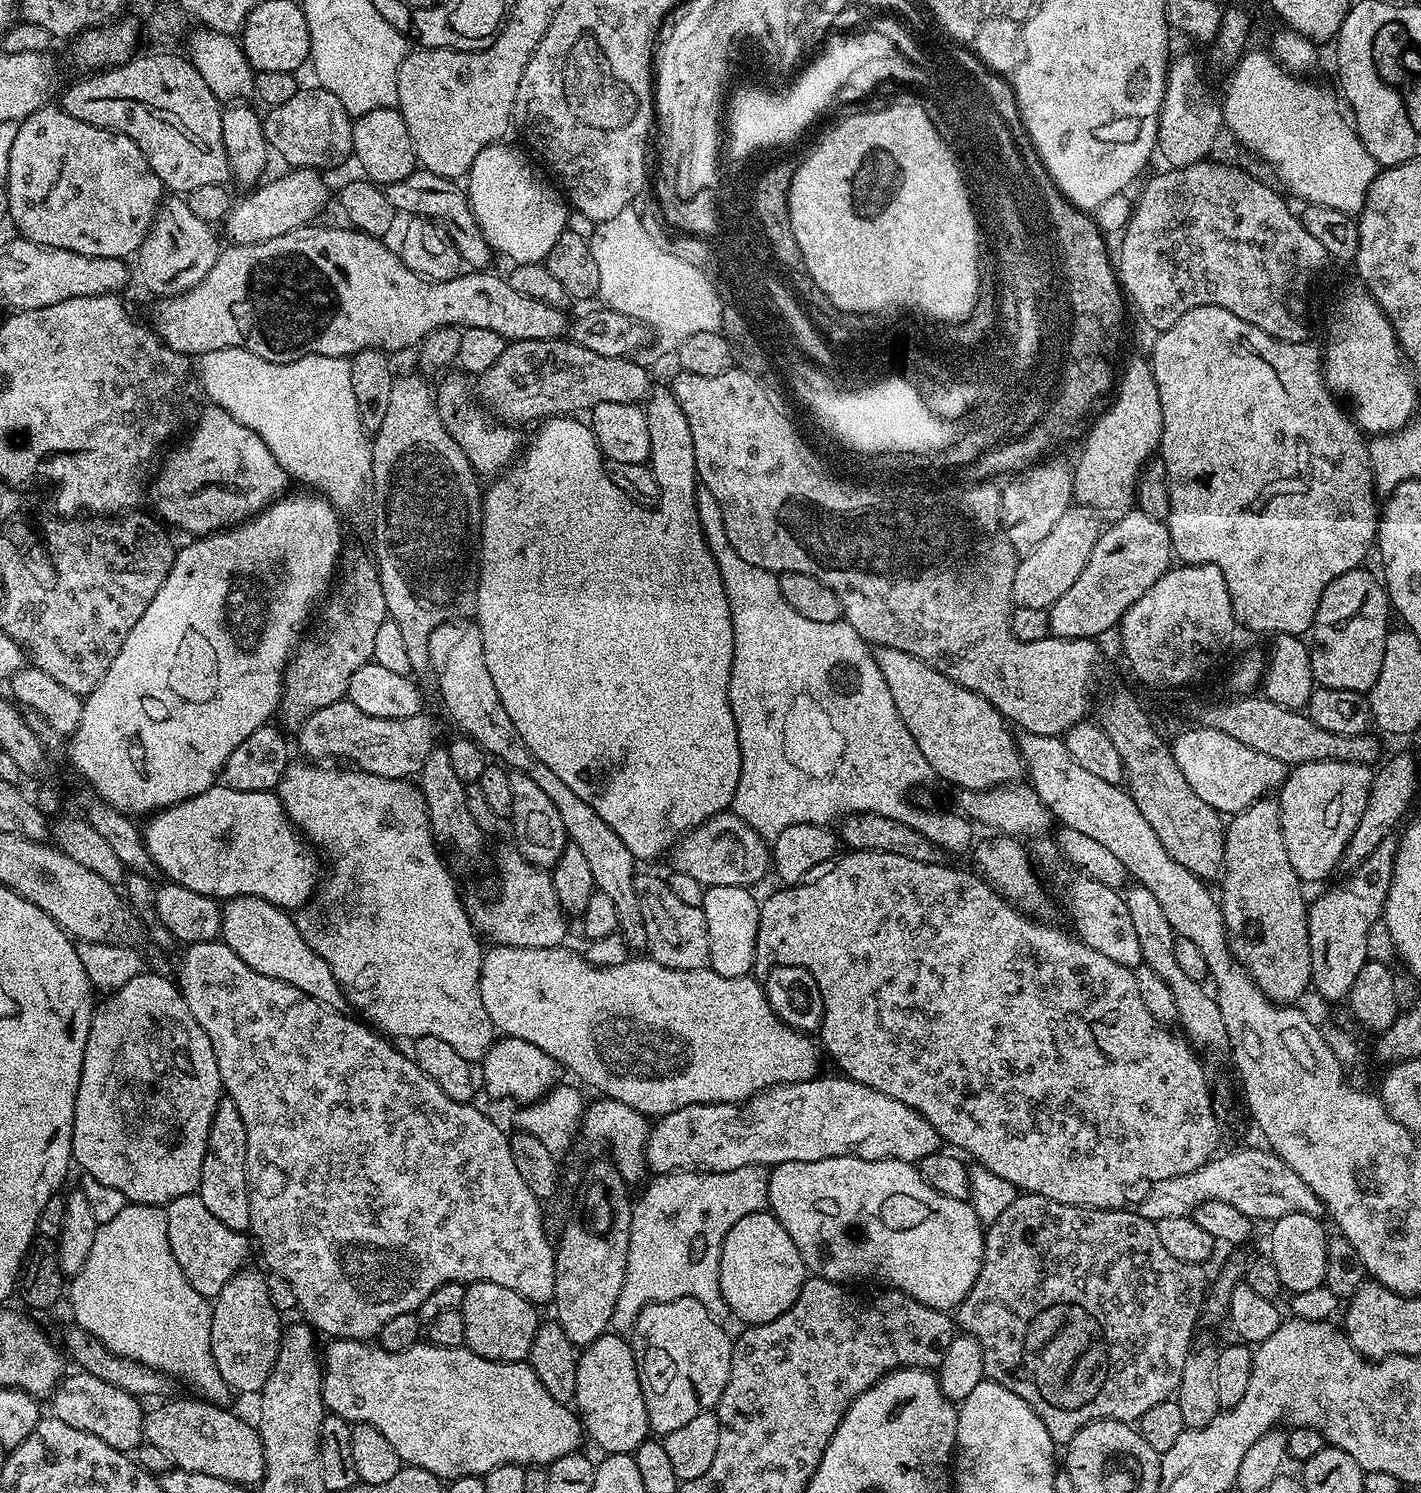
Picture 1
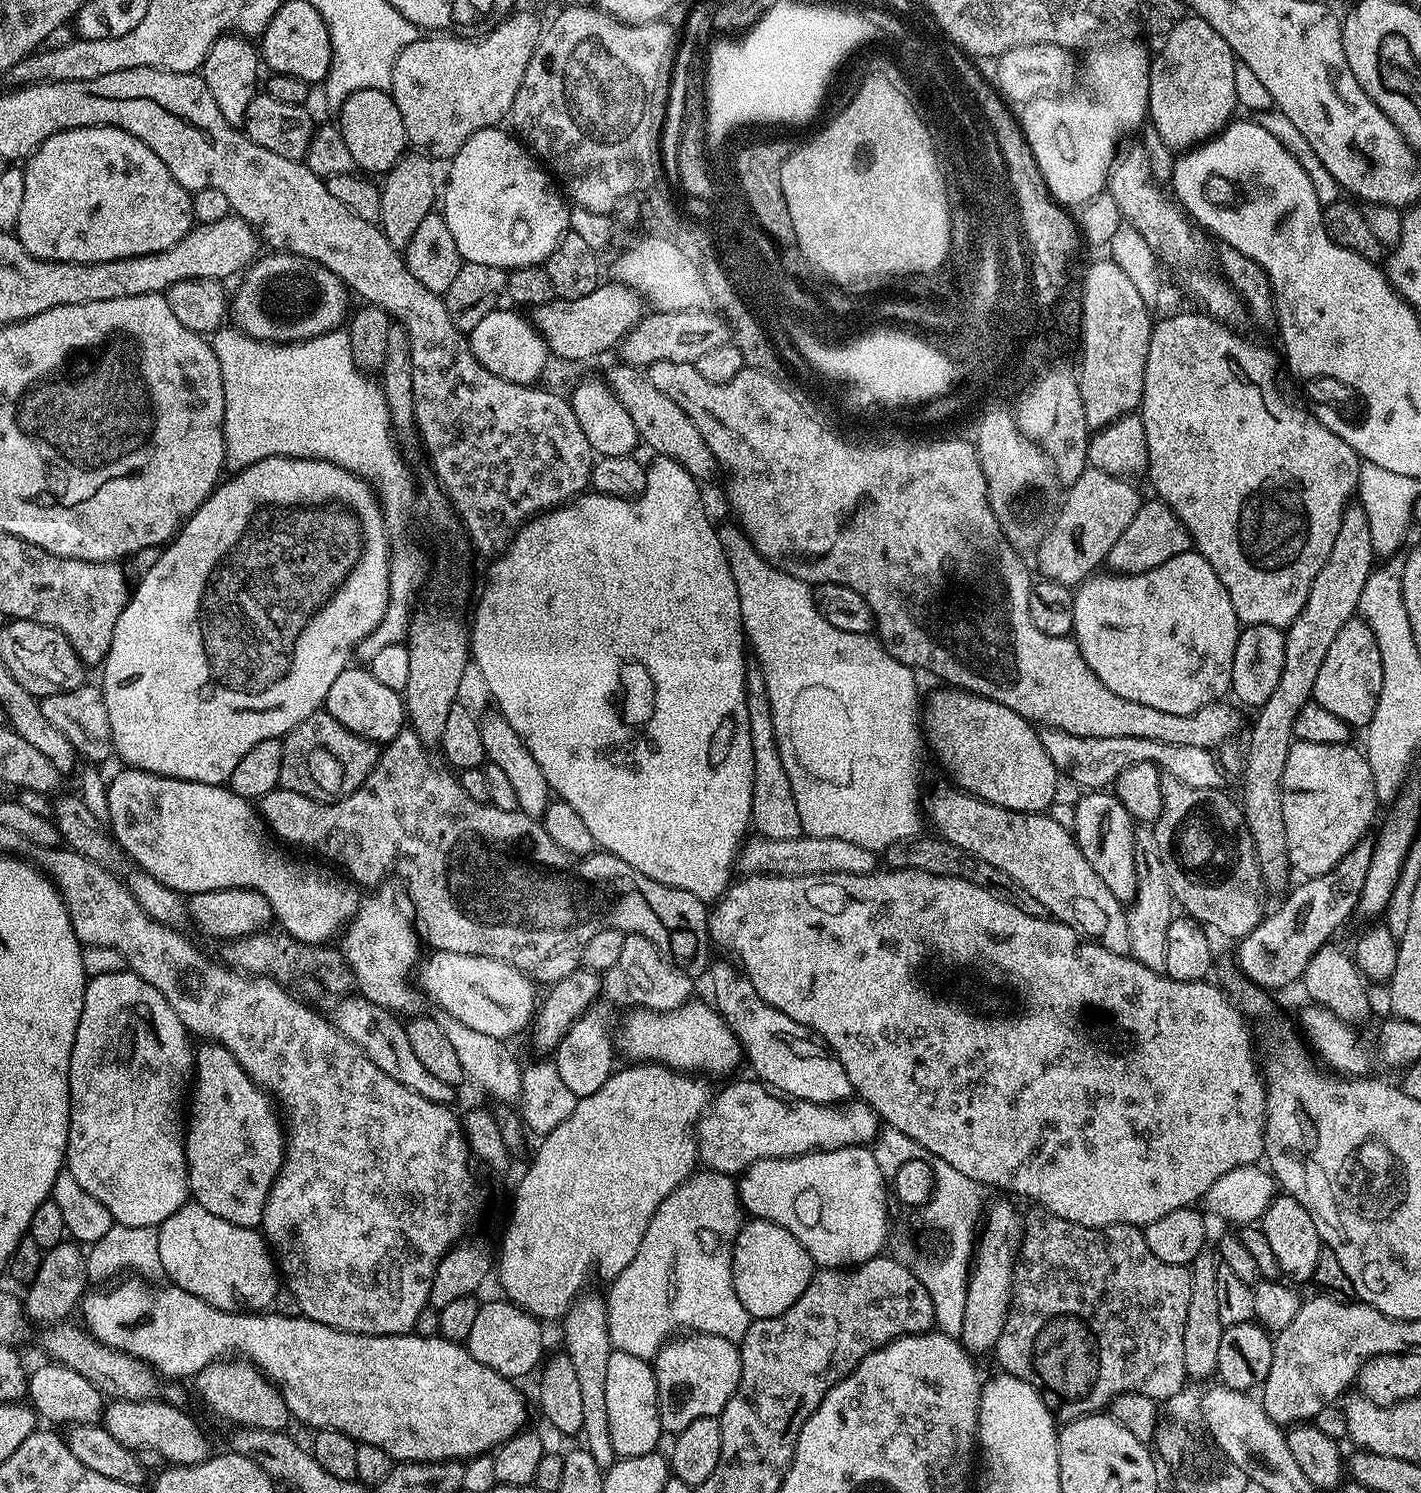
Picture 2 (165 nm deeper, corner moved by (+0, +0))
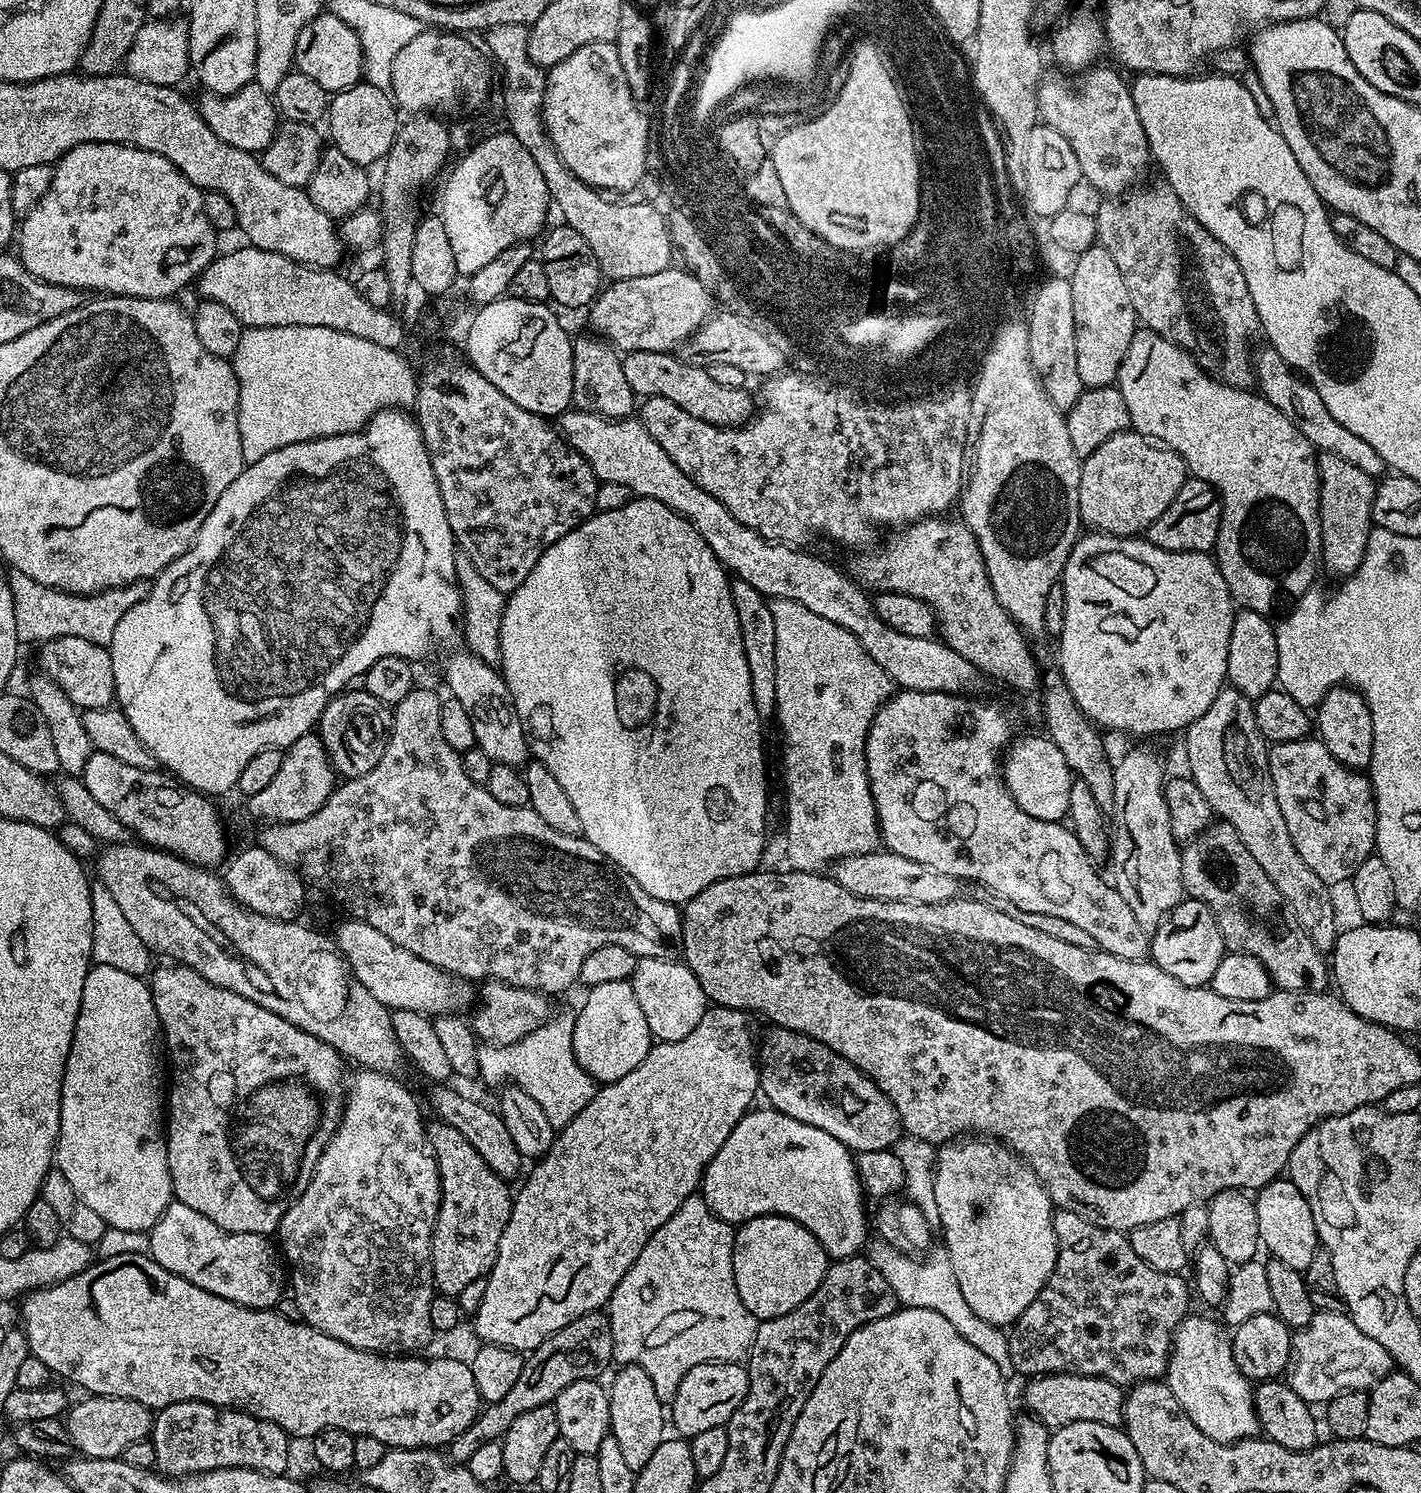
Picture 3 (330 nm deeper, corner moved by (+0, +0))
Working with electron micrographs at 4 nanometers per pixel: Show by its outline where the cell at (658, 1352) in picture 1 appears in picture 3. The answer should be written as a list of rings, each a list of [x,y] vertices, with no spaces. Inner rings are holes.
[[[743,1363],[699,1364],[690,1370],[670,1401],[670,1424],[677,1428],[679,1435],[691,1438],[705,1430],[714,1430],[727,1425],[728,1419],[742,1406],[748,1393],[748,1369]]]

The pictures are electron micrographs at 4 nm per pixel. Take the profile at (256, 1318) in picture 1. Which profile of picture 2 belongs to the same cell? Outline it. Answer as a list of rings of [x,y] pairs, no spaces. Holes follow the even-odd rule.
[[[221,1358],[208,1364],[194,1377],[194,1384],[202,1399],[216,1416],[229,1420],[232,1426],[242,1428],[261,1428],[283,1432],[290,1424],[288,1407],[280,1397],[276,1385],[256,1367],[244,1358]]]

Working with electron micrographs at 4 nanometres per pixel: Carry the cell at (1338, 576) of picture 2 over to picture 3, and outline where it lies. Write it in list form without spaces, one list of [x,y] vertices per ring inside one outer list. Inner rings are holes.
[[[1320,452],[1316,461],[1320,471],[1320,551],[1322,553],[1322,568],[1328,572],[1333,572],[1336,578],[1347,578],[1352,576],[1358,566],[1364,561],[1366,546],[1368,545],[1368,535],[1372,533],[1374,527],[1371,506],[1374,502],[1377,481],[1358,466],[1351,462],[1345,462],[1343,458],[1338,458],[1329,452]]]

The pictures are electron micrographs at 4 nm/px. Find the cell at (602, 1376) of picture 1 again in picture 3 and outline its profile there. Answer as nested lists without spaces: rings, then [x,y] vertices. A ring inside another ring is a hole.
[[[625,1364],[621,1372],[613,1378],[608,1388],[610,1402],[610,1434],[618,1442],[625,1461],[634,1473],[646,1466],[658,1450],[658,1446],[666,1438],[666,1404],[658,1398],[654,1390],[654,1382],[650,1382],[650,1374],[636,1364]]]

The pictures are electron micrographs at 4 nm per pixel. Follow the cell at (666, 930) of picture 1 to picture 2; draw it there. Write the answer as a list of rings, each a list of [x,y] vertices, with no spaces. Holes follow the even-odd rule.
[[[402,731],[383,745],[374,770],[364,779],[362,786],[358,786],[358,790],[354,790],[349,796],[343,796],[340,800],[325,802],[303,796],[289,788],[278,787],[270,790],[270,794],[266,794],[260,799],[258,811],[264,817],[264,823],[268,825],[277,841],[283,842],[285,845],[297,844],[298,847],[305,848],[308,852],[317,852],[321,861],[331,862],[337,869],[347,873],[357,885],[380,884],[387,878],[388,872],[397,872],[408,883],[408,896],[412,899],[413,906],[416,907],[414,927],[421,941],[427,947],[429,944],[429,949],[438,952],[466,954],[467,956],[481,956],[482,958],[498,958],[502,962],[514,966],[522,974],[529,976],[537,985],[551,986],[566,977],[575,968],[581,967],[580,955],[586,942],[590,942],[590,938],[594,938],[594,934],[607,928],[613,928],[625,934],[637,932],[650,938],[650,942],[654,942],[654,946],[664,956],[664,959],[688,976],[699,978],[703,972],[705,975],[709,971],[709,909],[706,907],[705,901],[686,890],[678,890],[674,886],[654,882],[654,878],[646,878],[646,874],[634,870],[634,866],[622,862],[622,858],[611,856],[603,850],[593,851],[591,854],[577,859],[572,853],[562,850],[562,846],[557,846],[550,838],[550,834],[546,834],[543,823],[537,817],[527,816],[519,810],[514,812],[498,810],[492,803],[479,804],[474,802],[474,798],[470,798],[470,794],[466,794],[466,790],[462,790],[459,779],[439,759],[436,761],[428,752],[431,752],[429,745],[424,744],[416,732]]]

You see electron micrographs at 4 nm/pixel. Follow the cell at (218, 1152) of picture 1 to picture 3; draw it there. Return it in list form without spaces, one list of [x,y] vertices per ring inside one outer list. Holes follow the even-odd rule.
[[[168,962],[165,965],[165,968],[158,970],[156,968],[151,973],[150,987],[154,1010],[160,1019],[166,1060],[167,1063],[168,1060],[172,1063],[173,1068],[172,1076],[170,1072],[170,1087],[166,1092],[166,1139],[172,1195],[179,1203],[190,1206],[190,1210],[198,1210],[198,1214],[210,1218],[210,1222],[214,1222],[222,1230],[268,1236],[279,1229],[286,1210],[306,1190],[306,1186],[314,1174],[314,1166],[318,1162],[318,1158],[324,1153],[326,1146],[336,1132],[336,1128],[340,1125],[340,1117],[344,1114],[346,1099],[346,1076],[344,1080],[346,1061],[326,1042],[314,1038],[314,1034],[286,1022],[286,1018],[250,1002],[250,998],[242,998],[242,994],[234,994],[230,990],[208,983],[202,978],[202,974],[198,974],[193,968],[186,967],[185,964]]]

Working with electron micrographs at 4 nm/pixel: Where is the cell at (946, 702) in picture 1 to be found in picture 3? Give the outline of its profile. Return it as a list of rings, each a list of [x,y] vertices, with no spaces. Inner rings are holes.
[[[1047,735],[1013,739],[1002,756],[1002,775],[1008,793],[1030,818],[1060,822],[1068,816],[1074,773],[1066,758],[1062,758],[1062,750]]]

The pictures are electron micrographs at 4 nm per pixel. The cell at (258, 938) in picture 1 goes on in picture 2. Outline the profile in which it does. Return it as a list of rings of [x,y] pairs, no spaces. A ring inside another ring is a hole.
[[[349,994],[339,1001],[340,1008],[330,1012],[332,1025],[345,1036],[382,1074],[390,1074],[394,1082],[402,1082],[414,1094],[422,1094],[430,1102],[451,1105],[452,1099],[455,1098],[457,1089],[451,1084],[442,1082],[435,1074],[430,1074],[426,1066],[422,1066],[422,1061],[414,1055],[414,1049],[410,1047],[410,1037],[407,1036],[404,1029],[405,1021],[397,1013],[390,1011],[388,1008],[378,1006],[370,1002],[366,997],[359,994]]]

